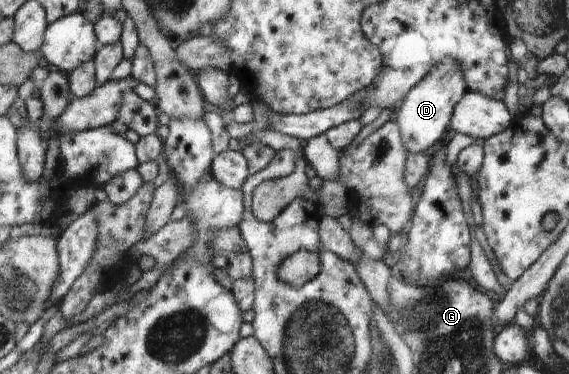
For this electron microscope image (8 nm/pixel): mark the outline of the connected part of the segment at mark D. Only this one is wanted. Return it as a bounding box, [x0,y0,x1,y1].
[393,57,467,153]

